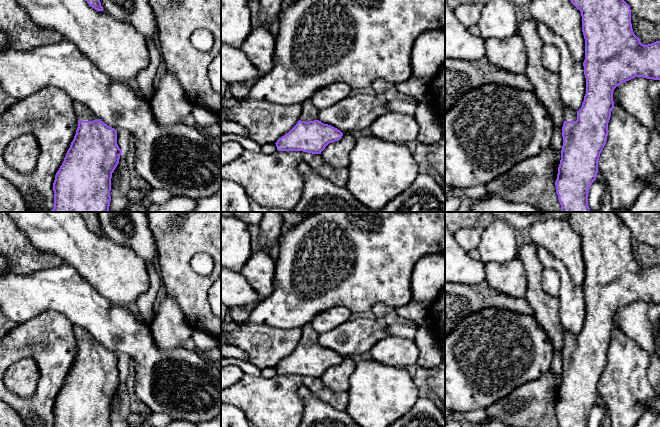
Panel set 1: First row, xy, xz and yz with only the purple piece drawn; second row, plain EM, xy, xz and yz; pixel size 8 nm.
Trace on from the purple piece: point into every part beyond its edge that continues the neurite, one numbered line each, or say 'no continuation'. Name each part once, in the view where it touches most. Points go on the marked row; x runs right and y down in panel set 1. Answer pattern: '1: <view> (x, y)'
1: yz (569, 114)

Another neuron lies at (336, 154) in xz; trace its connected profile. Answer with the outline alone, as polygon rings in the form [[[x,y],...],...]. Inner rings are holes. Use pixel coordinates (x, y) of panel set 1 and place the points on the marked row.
[[[350,133],[343,134],[339,141],[329,143],[321,152],[324,161],[333,167],[348,167],[349,153],[355,146],[356,138]]]

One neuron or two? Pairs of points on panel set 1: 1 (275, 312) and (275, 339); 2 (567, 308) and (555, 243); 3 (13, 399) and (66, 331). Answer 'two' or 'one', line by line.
1: two
2: two
3: one

